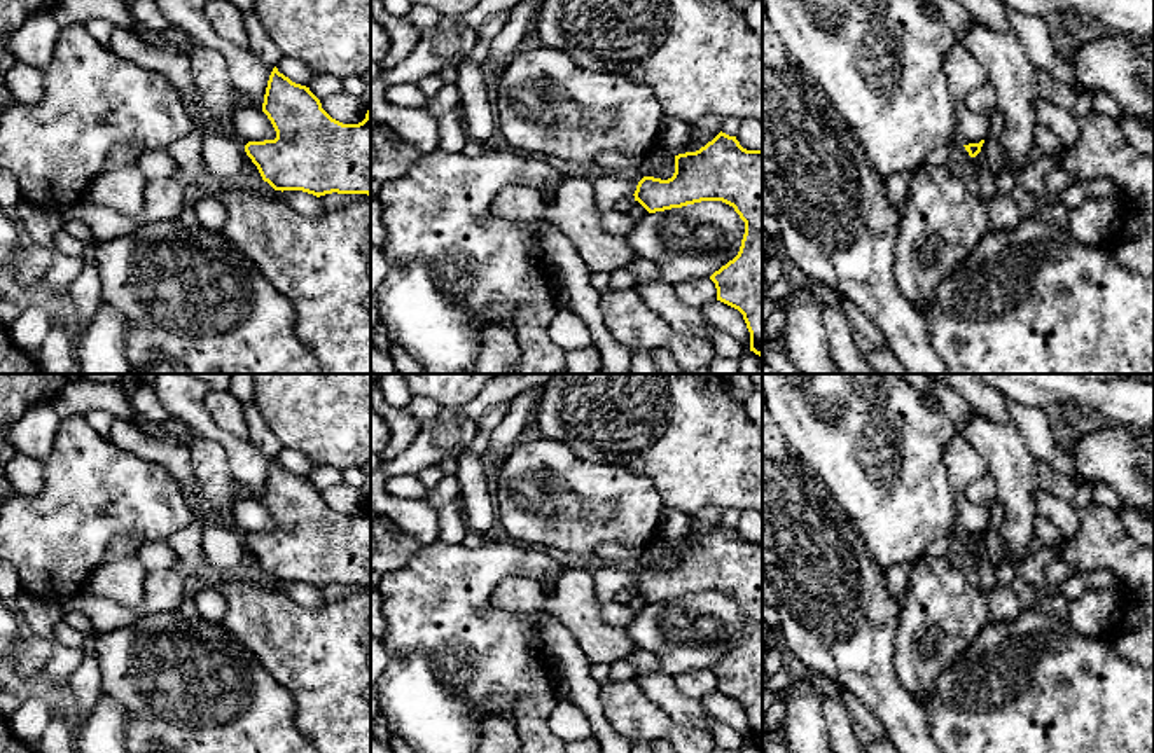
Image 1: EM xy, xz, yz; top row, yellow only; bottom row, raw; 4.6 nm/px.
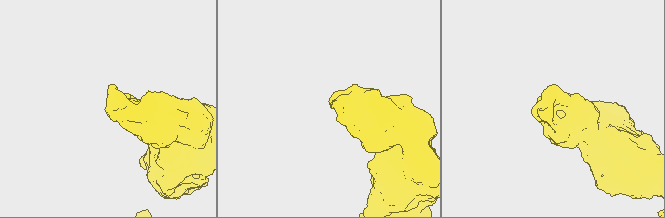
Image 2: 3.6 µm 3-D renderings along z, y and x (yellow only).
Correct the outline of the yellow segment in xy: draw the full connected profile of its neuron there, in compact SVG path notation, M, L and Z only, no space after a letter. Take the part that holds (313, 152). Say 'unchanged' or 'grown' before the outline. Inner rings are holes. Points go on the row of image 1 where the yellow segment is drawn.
unchanged; M275 66L262 112L271 121L276 138L248 142L245 152L275 190L302 190L316 197L332 192L371 196L371 108L362 122L343 124L322 108L309 87L292 82Z

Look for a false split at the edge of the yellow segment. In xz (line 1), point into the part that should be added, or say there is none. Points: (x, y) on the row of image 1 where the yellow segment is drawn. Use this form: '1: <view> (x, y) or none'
1: none

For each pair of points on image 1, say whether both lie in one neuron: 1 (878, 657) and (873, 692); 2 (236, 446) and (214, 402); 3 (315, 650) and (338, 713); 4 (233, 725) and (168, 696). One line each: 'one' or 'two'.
1: one
2: two
3: one
4: one

